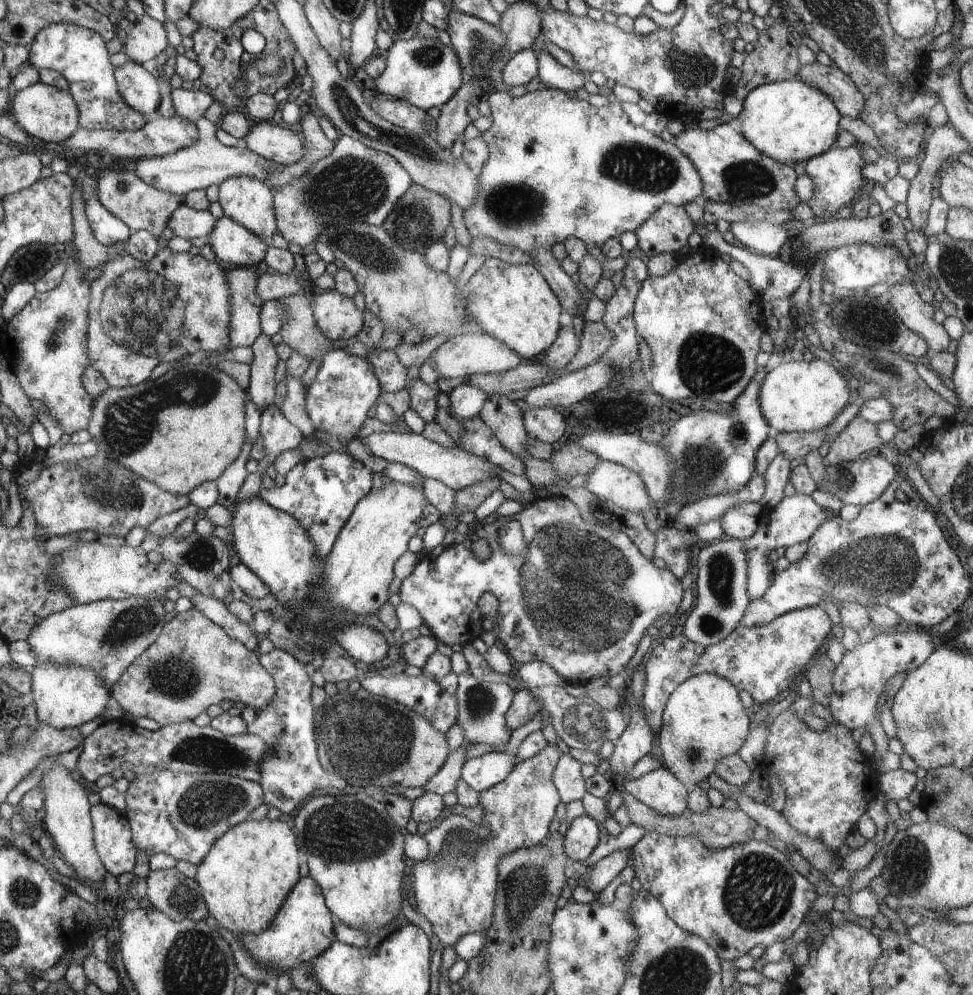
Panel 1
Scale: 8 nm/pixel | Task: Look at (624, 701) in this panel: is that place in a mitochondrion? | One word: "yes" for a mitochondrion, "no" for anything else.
no

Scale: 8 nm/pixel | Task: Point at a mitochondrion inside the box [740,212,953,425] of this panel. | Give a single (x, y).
(883, 330)

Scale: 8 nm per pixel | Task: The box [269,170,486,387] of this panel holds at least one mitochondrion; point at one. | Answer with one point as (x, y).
(372, 253)

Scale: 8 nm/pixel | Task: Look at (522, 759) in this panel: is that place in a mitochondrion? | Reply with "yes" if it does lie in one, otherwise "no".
no

